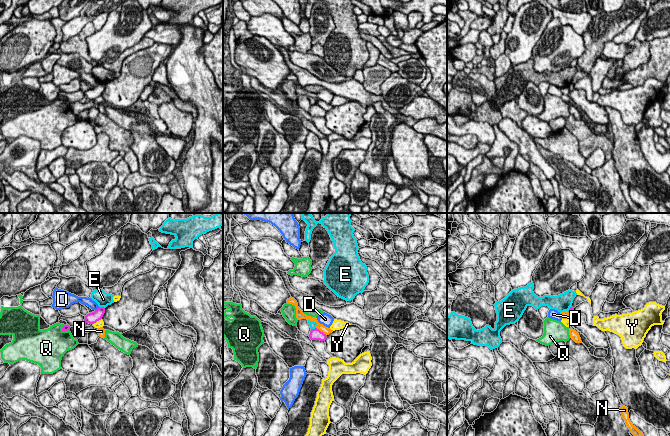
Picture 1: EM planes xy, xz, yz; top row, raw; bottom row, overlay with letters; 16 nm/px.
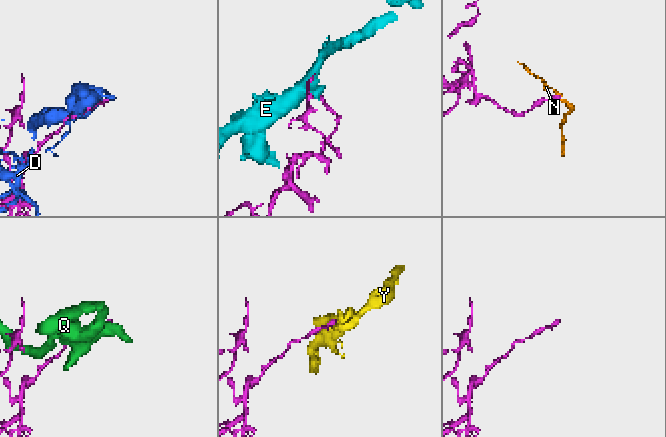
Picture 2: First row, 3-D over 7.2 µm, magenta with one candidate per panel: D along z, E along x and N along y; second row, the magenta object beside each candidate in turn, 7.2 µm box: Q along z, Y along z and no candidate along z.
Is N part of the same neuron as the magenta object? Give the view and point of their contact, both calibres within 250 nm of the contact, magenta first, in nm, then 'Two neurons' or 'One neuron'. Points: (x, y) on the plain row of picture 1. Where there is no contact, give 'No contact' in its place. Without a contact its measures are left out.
Touches magenta at xz (320, 107). Thickness 190 nm (magenta) against 120 nm. Two neurons

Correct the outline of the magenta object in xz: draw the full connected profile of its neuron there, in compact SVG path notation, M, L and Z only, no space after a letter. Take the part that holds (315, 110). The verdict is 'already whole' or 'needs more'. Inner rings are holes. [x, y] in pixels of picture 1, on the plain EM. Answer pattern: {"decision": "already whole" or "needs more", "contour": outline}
{"decision": "already whole", "contour": "M311 105L309 113L311 116L320 116L325 117L327 114L327 111L321 108L319 105Z"}

